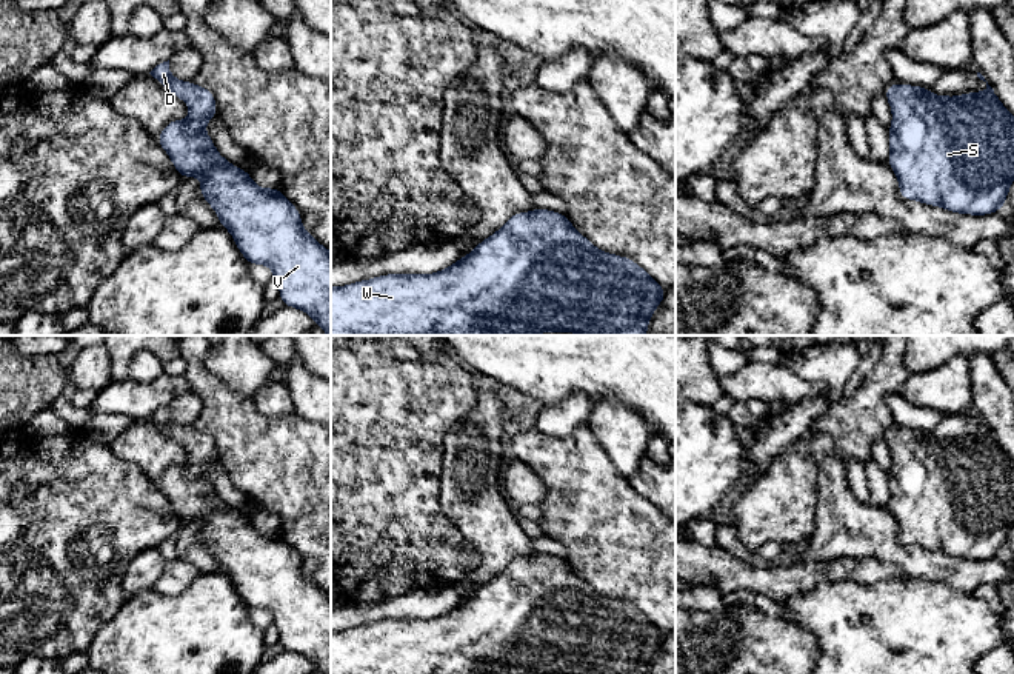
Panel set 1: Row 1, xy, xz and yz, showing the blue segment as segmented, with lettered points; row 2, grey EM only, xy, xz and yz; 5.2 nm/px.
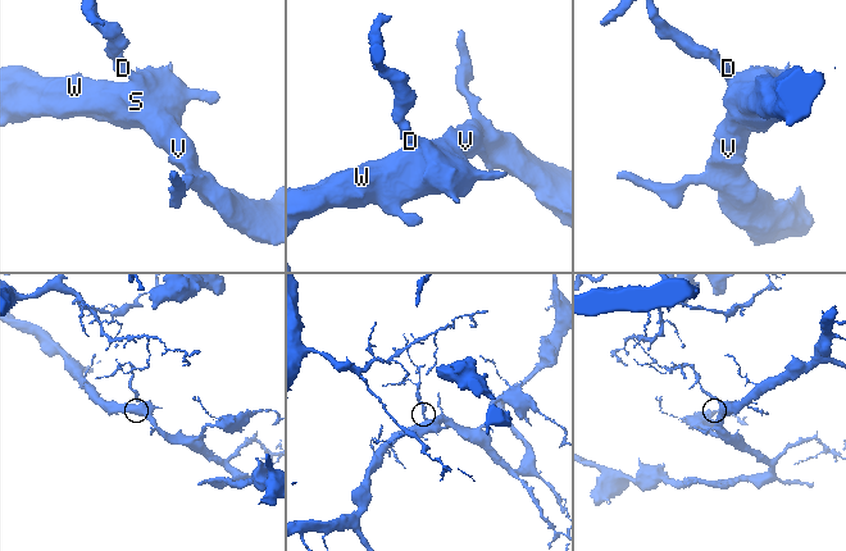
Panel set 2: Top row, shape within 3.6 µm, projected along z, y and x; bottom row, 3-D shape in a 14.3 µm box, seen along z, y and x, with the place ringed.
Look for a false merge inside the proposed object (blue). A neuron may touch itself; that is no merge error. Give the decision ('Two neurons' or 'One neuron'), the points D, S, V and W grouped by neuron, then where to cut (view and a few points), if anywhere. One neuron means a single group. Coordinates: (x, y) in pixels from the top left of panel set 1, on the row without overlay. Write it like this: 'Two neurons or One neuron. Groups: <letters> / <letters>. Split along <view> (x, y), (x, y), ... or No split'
One neuron. Groups: D S V W. No split

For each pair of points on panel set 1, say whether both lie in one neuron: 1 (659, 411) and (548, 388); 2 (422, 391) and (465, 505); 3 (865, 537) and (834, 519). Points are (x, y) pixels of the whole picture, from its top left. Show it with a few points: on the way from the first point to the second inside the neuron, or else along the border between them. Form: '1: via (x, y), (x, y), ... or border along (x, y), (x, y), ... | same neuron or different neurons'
1: via (631, 383), (627, 379), (576, 379) | same neuron
2: border along (463, 416), (445, 436), (439, 482) | different neurons
3: via (857, 530), (847, 528), (842, 523) | same neuron

